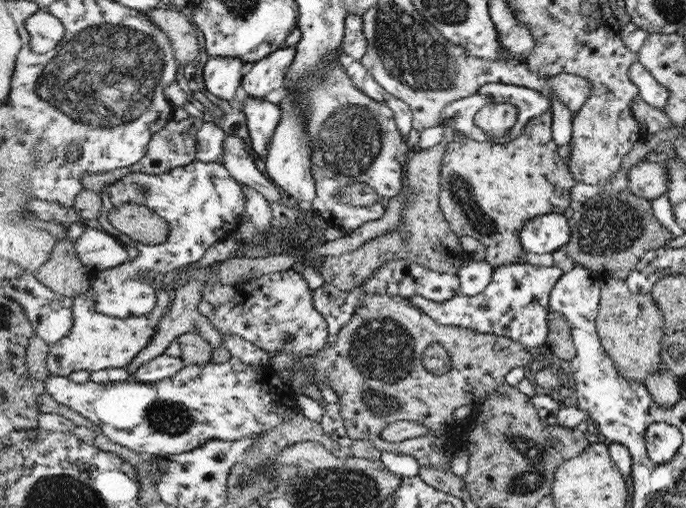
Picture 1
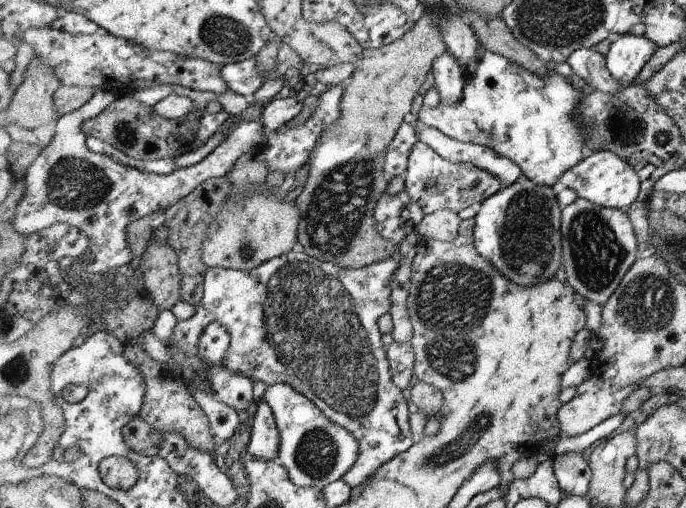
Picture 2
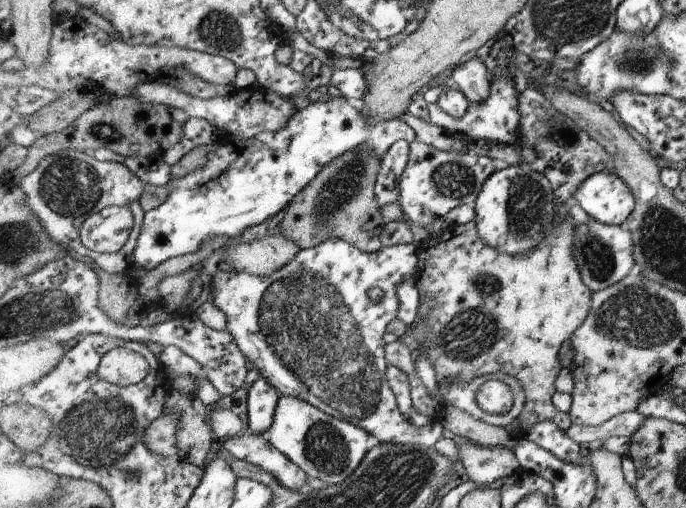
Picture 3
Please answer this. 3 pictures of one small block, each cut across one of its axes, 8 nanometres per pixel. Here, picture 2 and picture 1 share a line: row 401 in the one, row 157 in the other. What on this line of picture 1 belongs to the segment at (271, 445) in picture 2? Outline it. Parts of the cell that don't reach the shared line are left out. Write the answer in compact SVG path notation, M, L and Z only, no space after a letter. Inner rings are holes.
M246 98L246 105L243 107L248 120L250 145L256 154L266 158L284 111L279 105L260 98Z

